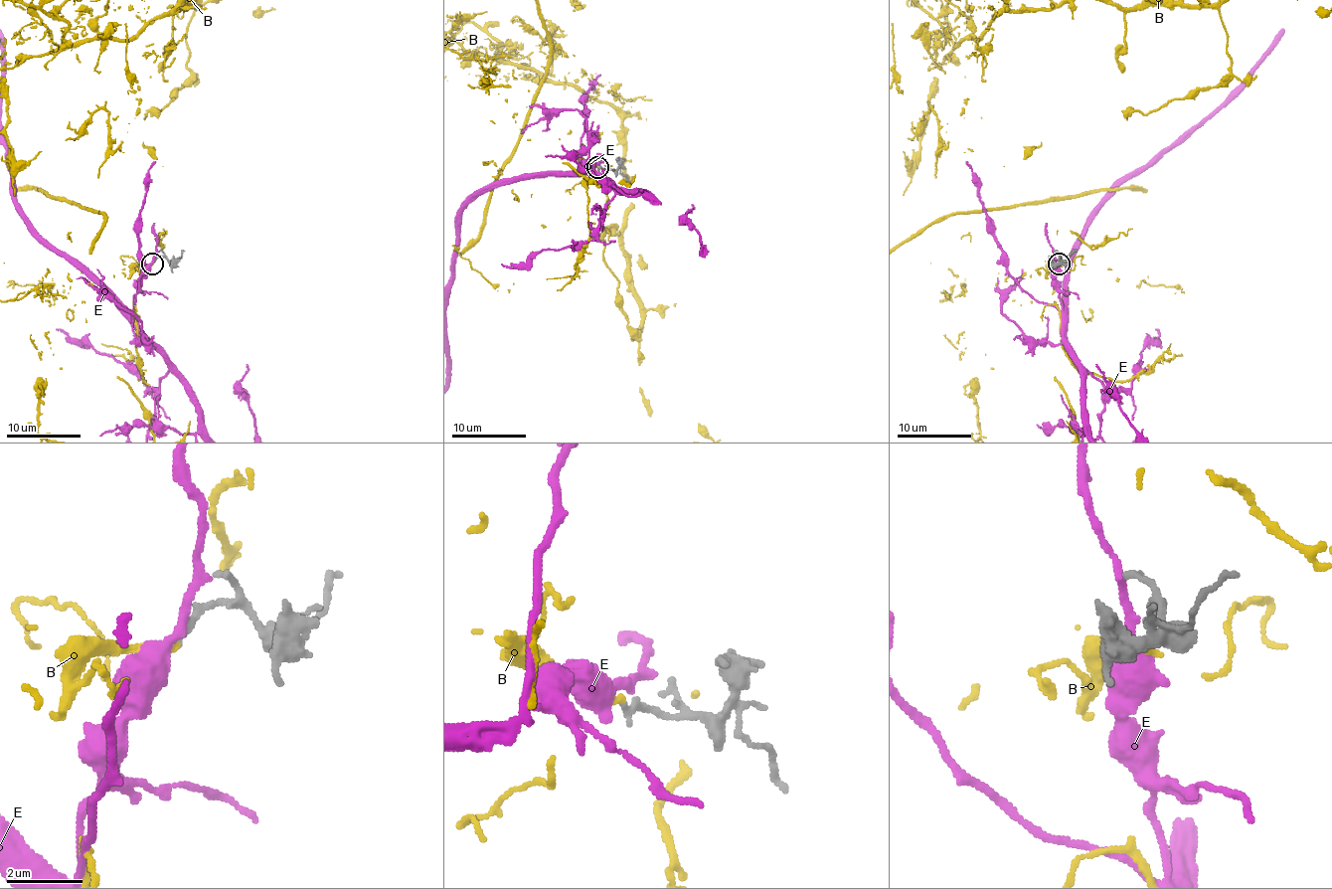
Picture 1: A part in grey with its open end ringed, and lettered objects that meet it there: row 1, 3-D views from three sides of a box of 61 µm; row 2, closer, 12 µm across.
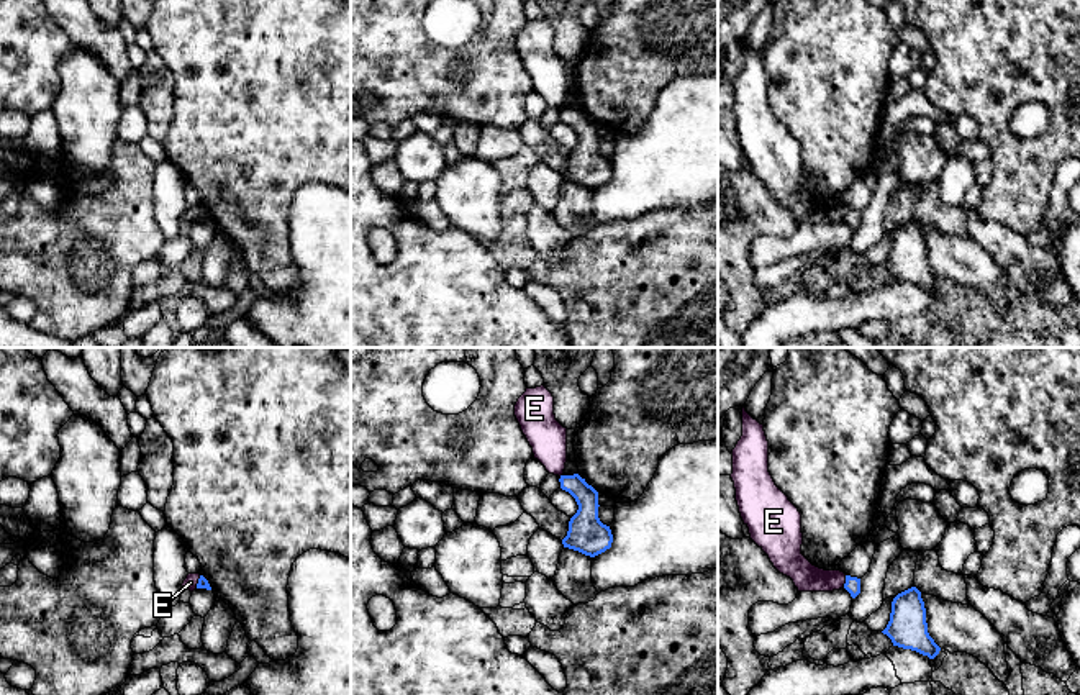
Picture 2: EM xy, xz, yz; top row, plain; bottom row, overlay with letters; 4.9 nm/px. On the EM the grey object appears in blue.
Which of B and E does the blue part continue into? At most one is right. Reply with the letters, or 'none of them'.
B

